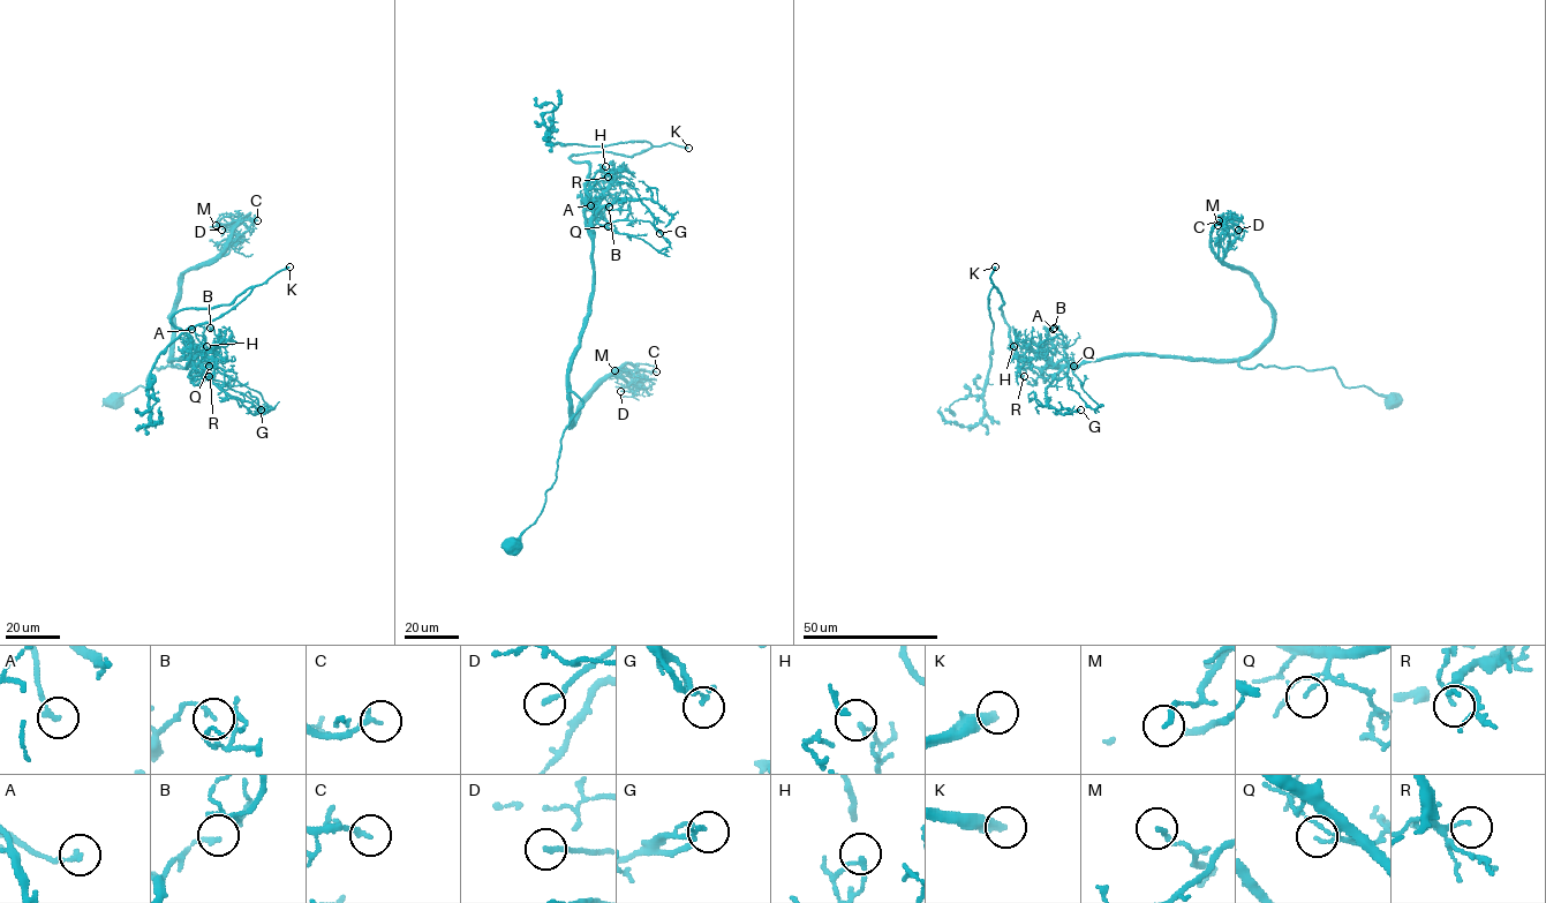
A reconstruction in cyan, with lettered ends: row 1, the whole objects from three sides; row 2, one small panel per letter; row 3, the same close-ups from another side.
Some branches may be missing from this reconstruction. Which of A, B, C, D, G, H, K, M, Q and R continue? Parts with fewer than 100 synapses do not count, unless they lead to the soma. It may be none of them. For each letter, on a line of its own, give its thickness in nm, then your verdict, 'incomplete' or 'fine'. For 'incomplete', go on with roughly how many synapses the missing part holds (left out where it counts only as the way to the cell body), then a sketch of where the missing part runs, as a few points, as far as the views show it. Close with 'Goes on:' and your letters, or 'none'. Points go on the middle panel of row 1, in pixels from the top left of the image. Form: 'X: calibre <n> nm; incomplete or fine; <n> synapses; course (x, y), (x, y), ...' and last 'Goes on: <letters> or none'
A: calibre 170 nm; fine
B: calibre 90 nm; fine
C: calibre 180 nm; fine
D: calibre 200 nm; fine
G: calibre 190 nm; fine
H: calibre 140 nm; fine
K: calibre 420 nm; incomplete; 300 synapses
M: calibre 160 nm; fine
Q: calibre 70 nm; fine
R: calibre 80 nm; fine
Goes on: K

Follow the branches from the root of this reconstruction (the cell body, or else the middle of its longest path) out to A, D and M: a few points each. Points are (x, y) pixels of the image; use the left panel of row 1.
A: (111, 400), (146, 388), (153, 367), (185, 368), (170, 361), (190, 354), (196, 363), (202, 354), (191, 329)
D: (111, 400), (146, 388), (153, 367), (185, 368), (171, 361), (178, 283), (216, 256), (241, 219), (221, 230)
M: (111, 400), (185, 368), (173, 302), (224, 249), (233, 219), (216, 225)

